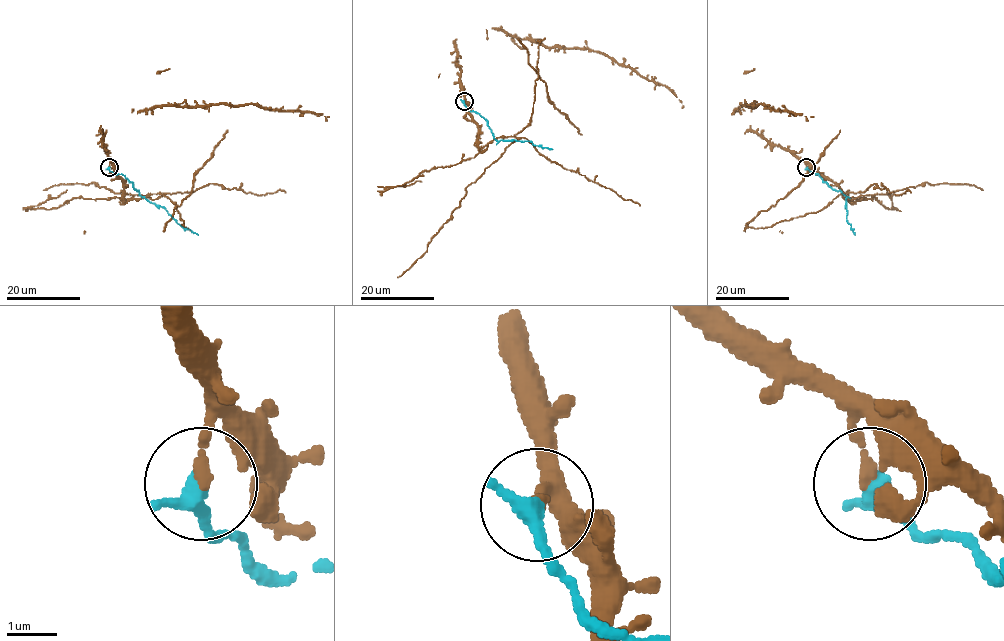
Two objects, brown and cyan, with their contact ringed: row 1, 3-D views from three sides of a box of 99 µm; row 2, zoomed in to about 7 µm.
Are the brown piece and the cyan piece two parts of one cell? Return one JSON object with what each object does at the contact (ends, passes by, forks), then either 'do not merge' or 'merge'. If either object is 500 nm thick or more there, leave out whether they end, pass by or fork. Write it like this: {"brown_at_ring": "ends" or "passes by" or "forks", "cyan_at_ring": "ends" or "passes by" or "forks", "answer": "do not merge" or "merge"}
{"brown_at_ring": "ends", "cyan_at_ring": "ends", "answer": "do not merge"}

